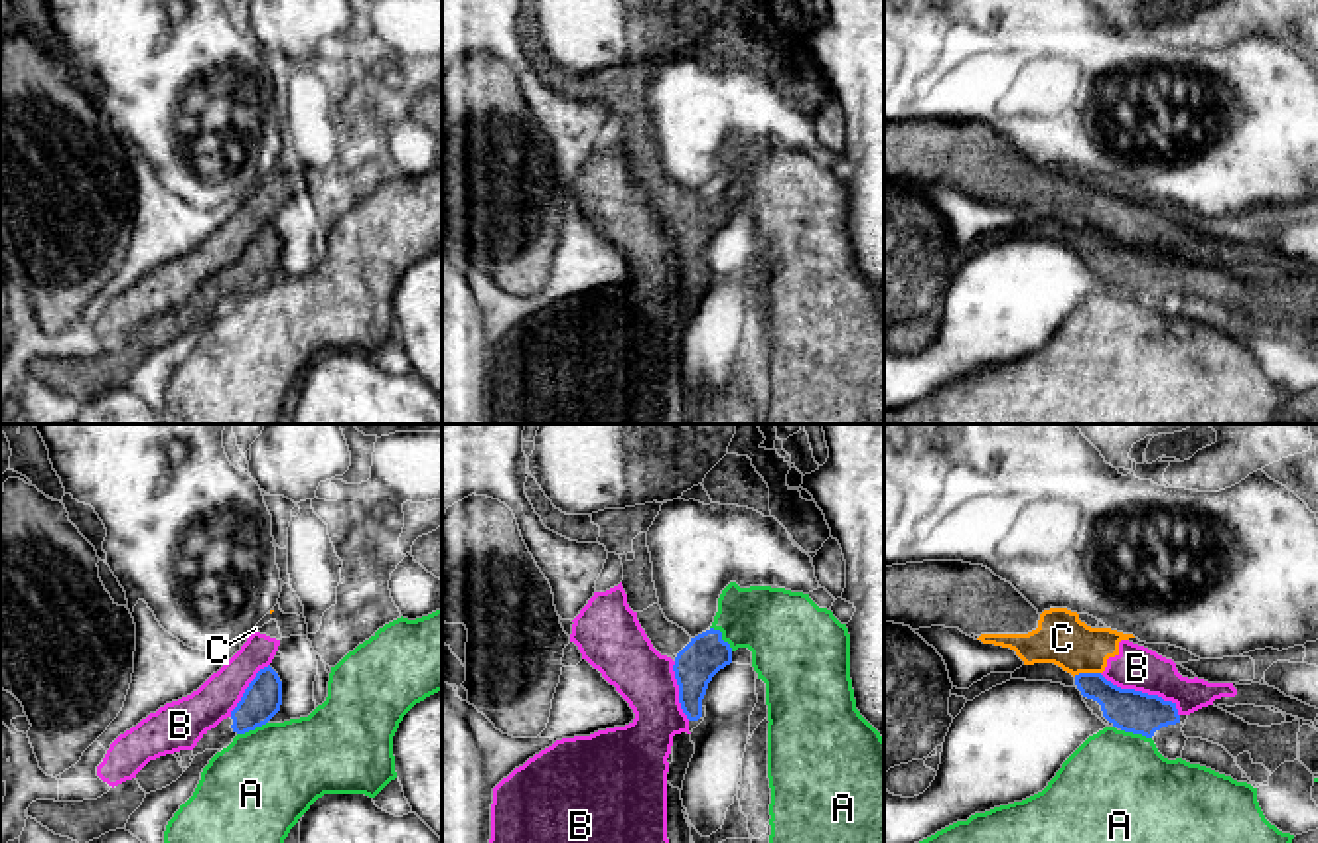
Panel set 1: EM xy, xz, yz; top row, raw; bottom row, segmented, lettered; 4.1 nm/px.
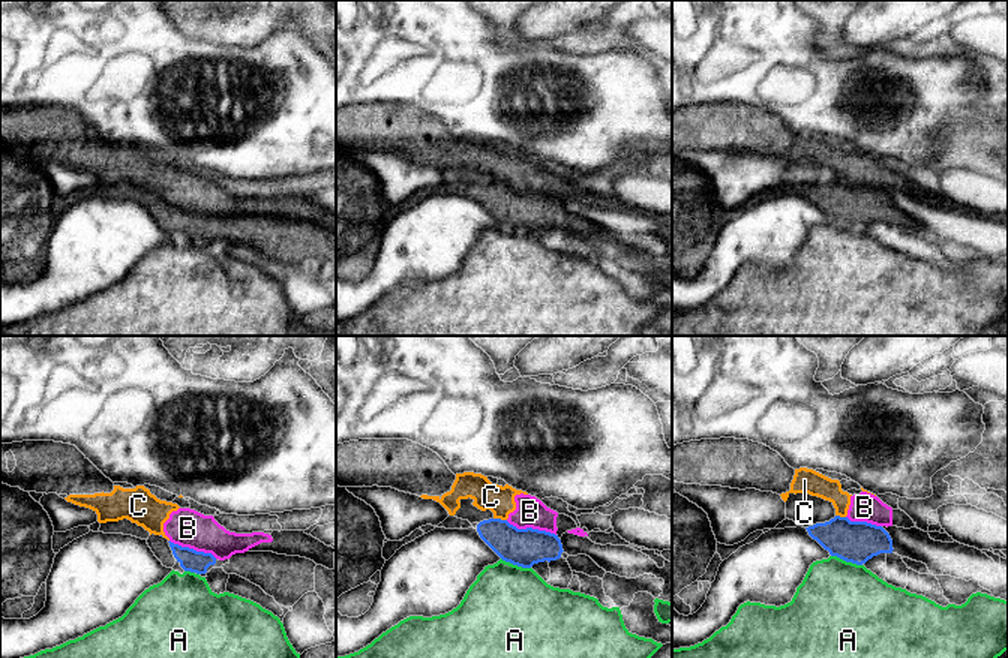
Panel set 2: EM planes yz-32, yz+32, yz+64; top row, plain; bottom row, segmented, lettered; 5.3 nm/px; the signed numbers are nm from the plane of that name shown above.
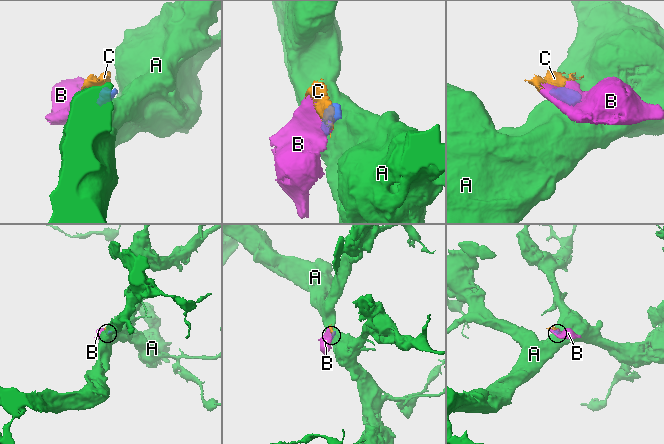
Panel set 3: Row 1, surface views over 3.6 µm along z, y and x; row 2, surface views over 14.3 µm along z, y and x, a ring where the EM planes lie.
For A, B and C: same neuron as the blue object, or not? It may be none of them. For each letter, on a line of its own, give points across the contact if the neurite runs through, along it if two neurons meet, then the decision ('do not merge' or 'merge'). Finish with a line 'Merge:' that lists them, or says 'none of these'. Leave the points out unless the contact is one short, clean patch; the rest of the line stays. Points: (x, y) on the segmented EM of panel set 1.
A: border along xz (711, 626), (721, 632), (732, 650); do not merge
B: border along yz (1099, 674), (1121, 688), (1169, 699), (1178, 715); do not merge
C: border along yz (1099, 672), (1080, 672), (1074, 676); do not merge
Merge: none of these

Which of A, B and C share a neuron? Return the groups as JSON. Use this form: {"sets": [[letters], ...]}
{"sets": [["A"], ["B", "C"]]}

